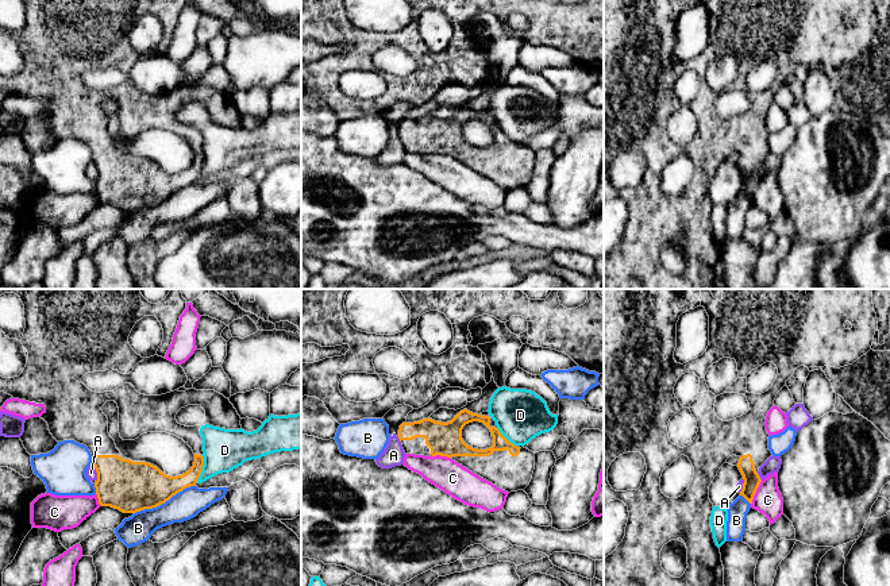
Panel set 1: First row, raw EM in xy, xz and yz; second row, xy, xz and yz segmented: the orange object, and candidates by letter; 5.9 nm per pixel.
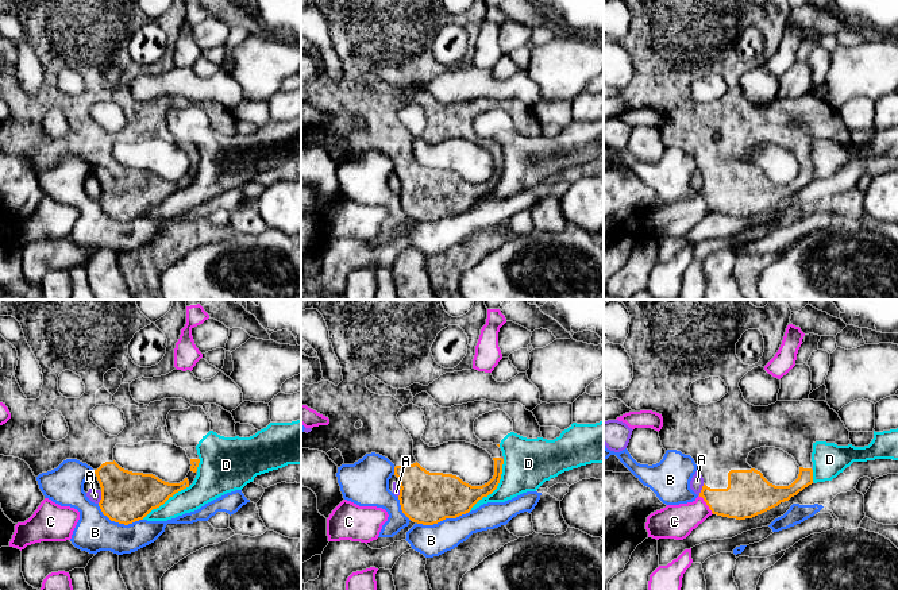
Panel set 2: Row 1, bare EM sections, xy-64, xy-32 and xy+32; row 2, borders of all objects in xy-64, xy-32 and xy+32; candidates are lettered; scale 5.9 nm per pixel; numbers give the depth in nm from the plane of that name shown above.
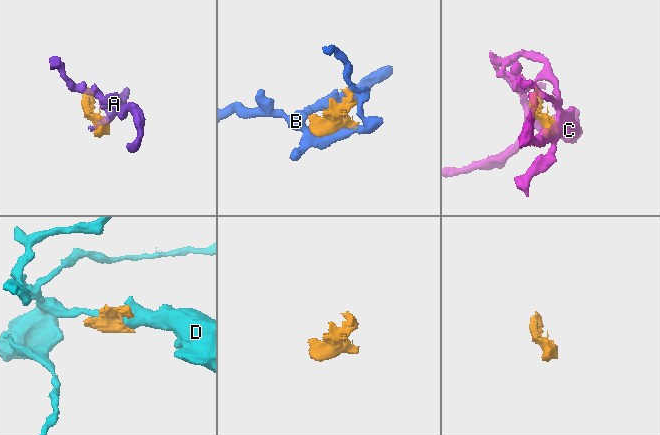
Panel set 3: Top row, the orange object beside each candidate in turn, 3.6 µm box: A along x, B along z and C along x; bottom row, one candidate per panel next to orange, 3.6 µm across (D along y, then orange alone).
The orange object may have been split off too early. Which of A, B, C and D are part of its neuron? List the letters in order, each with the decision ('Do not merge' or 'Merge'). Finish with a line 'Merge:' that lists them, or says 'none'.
A: Do not merge
B: Do not merge
C: Do not merge
D: Do not merge
Merge: none

